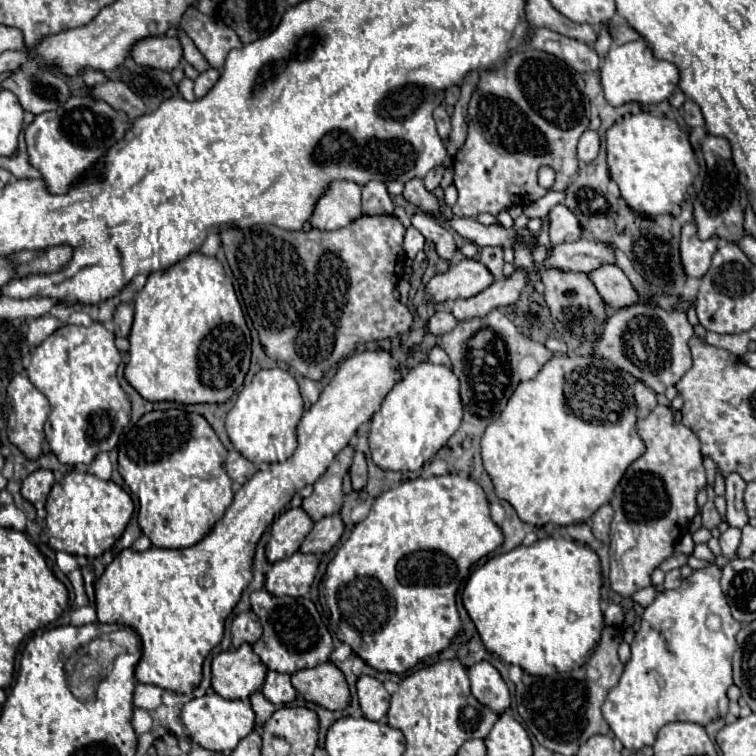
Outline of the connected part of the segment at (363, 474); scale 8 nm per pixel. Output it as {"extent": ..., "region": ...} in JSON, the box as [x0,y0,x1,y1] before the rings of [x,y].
{"extent":[349,451,367,491],"region":[[[361,451],[355,453],[349,475],[351,475],[351,481],[353,481],[353,489],[361,491],[365,487],[365,483],[367,483],[367,461],[365,461],[365,455]]]}

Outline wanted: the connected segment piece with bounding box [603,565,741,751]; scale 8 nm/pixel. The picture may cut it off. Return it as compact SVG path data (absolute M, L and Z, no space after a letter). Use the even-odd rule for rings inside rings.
M707 567L693 571L691 577L683 579L681 587L673 591L663 591L657 595L657 599L645 609L641 617L641 629L635 635L633 641L633 655L625 665L625 671L619 679L619 683L609 691L605 703L603 703L603 717L609 723L615 737L623 743L627 749L639 751L645 745L653 745L657 731L673 721L691 721L699 725L707 725L719 717L727 715L727 695L725 691L733 685L731 679L731 657L735 653L735 635L741 629L741 625L731 617L731 611L727 609L727 599L723 597L723 591L719 587L721 569L719 567ZM711 615L717 615L721 619L719 629L709 629L707 619ZM661 641L665 641L667 649L661 649Z

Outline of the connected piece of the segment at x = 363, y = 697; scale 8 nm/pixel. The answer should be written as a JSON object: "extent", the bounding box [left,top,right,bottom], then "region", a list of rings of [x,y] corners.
{"extent":[357,675,391,721],"region":[[[361,675],[357,681],[357,695],[363,715],[371,721],[385,721],[389,711],[391,695],[385,691],[383,683],[371,675]]]}

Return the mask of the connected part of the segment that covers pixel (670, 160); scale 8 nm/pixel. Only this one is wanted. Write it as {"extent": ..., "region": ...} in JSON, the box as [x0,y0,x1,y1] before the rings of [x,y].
{"extent":[607,111,699,217],"region":[[[645,111],[627,115],[607,131],[607,165],[627,205],[651,217],[671,213],[673,207],[685,199],[687,187],[699,171],[689,135],[679,129],[677,121],[655,117]]]}

